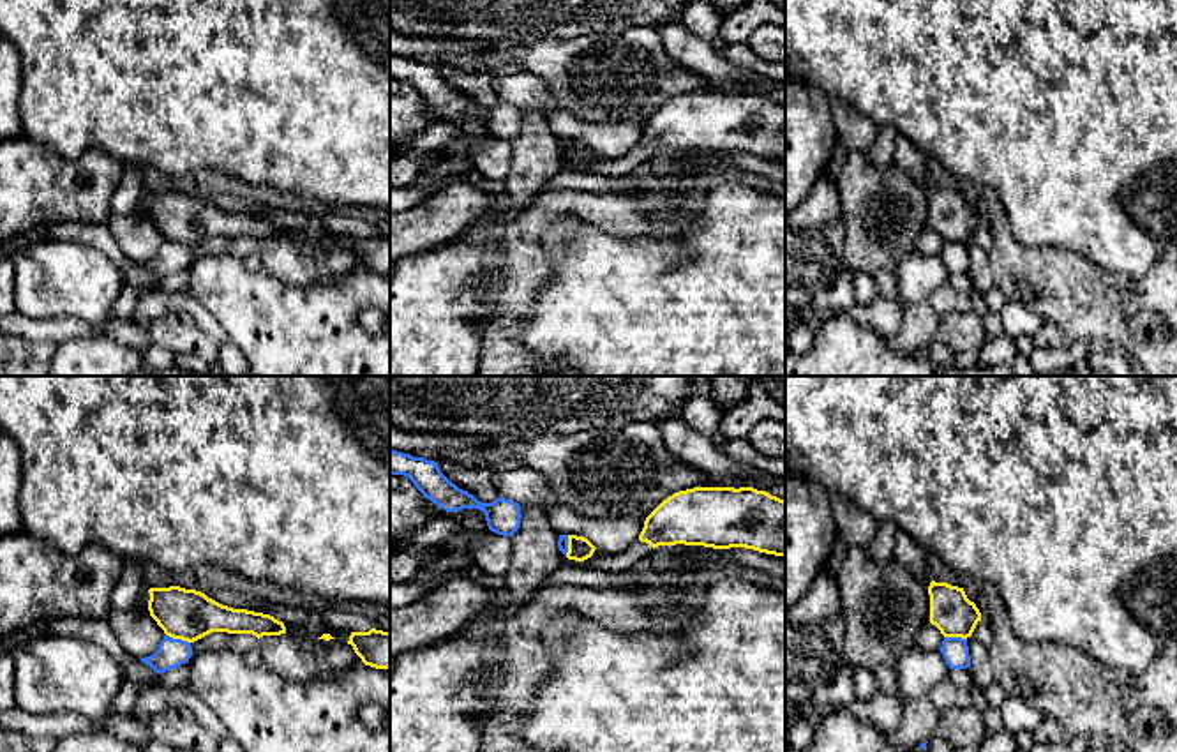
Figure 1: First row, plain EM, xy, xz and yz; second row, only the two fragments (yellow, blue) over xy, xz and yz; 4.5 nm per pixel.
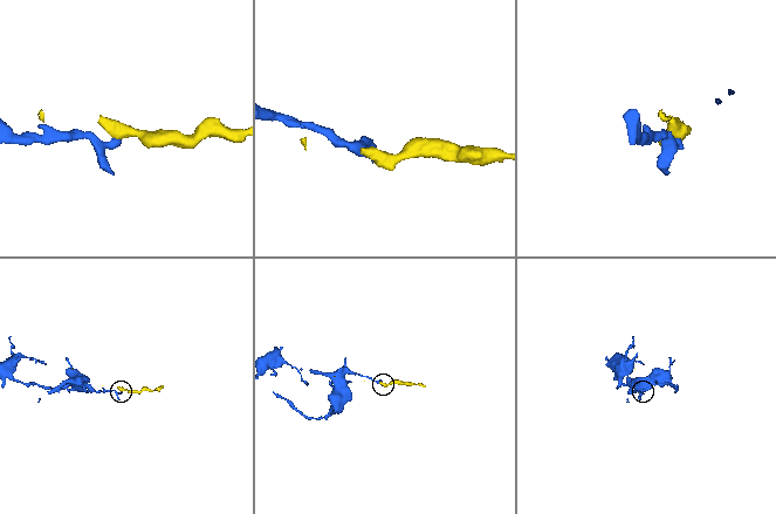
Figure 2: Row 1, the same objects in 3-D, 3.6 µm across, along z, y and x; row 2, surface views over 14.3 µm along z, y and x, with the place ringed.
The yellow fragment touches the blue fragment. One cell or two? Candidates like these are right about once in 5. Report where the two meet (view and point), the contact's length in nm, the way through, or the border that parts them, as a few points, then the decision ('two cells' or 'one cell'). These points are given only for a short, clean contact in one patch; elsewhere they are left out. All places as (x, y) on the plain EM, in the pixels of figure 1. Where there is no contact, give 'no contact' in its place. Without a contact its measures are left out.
contact xy (179, 242); length 120 nm; border xy (166, 239), (189, 248); two cells

